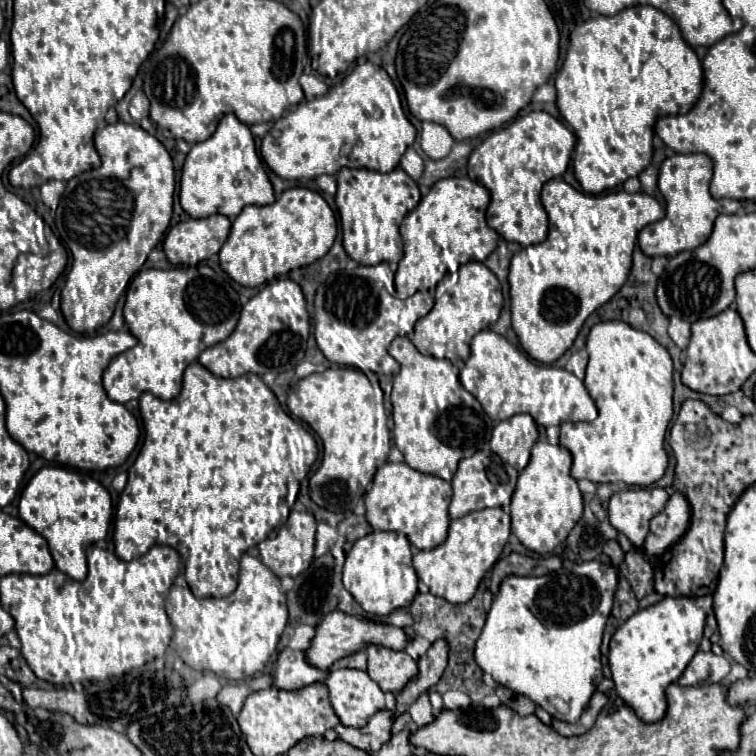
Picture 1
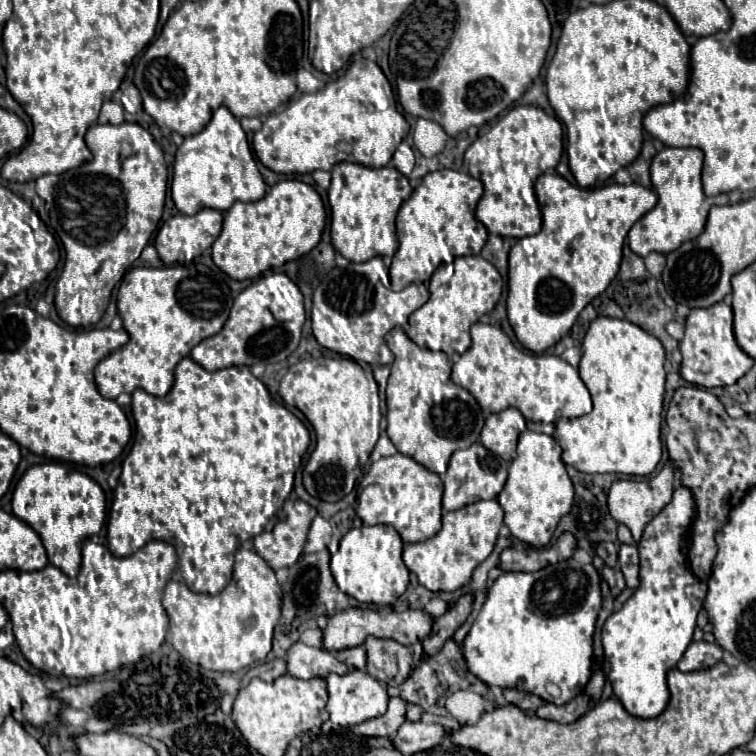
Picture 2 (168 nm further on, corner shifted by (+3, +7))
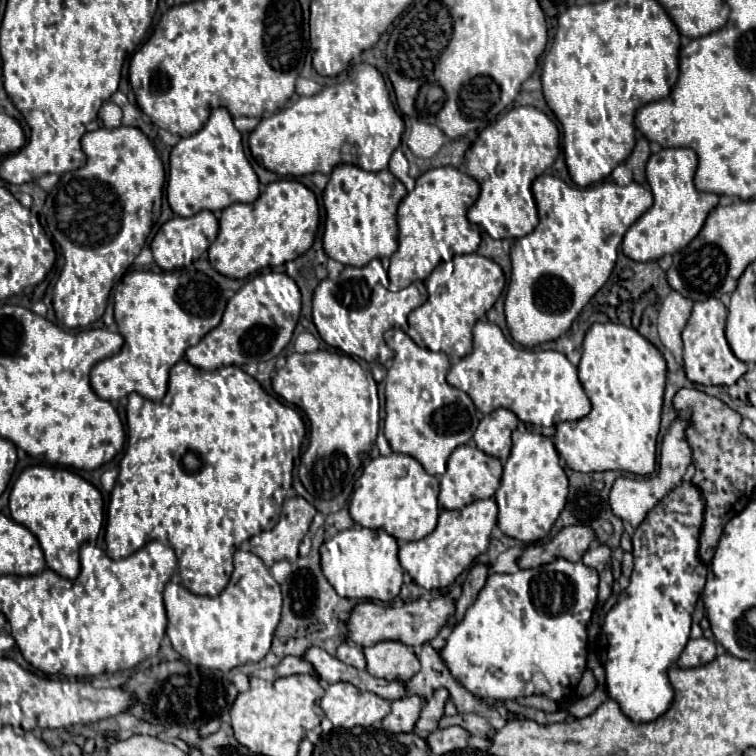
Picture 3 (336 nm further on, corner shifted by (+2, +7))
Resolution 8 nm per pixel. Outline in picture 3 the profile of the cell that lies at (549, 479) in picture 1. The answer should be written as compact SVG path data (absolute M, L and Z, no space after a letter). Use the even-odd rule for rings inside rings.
M532 431L512 433L512 453L504 465L500 489L496 491L498 527L508 537L536 543L548 537L554 521L562 513L568 497L568 477L560 465L552 439Z

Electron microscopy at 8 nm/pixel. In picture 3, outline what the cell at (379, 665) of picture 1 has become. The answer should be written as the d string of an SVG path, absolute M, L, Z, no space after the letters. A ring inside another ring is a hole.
M380 641L372 647L364 647L364 655L368 661L368 673L372 677L406 683L420 669L412 647L400 641Z

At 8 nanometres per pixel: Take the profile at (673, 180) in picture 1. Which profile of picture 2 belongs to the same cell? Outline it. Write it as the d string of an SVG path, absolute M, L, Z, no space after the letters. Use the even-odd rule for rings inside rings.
M665 147L651 161L651 183L659 197L657 205L641 217L629 231L627 241L629 249L641 257L649 253L671 253L681 243L695 239L707 221L707 213L711 205L727 205L727 195L707 197L701 187L701 167L703 167L703 151L701 149L673 149Z

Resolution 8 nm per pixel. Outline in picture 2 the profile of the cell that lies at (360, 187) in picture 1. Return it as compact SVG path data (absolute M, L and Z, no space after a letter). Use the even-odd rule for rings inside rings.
M337 163L329 185L331 245L335 251L353 263L365 263L373 257L393 257L397 251L395 215L411 191L407 177L391 165L371 169L359 163Z

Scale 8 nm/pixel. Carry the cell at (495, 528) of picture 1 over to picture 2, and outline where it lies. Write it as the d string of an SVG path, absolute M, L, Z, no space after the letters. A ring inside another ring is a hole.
M495 499L477 501L463 509L447 511L443 515L441 531L427 541L407 545L403 549L403 561L407 569L417 575L419 583L429 591L455 591L463 587L471 579L473 569L491 555L501 525L503 509Z

